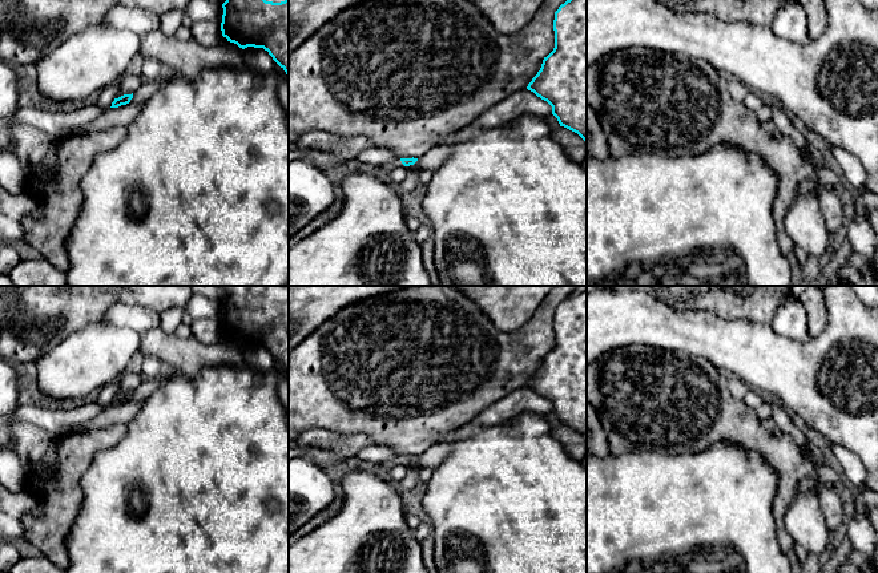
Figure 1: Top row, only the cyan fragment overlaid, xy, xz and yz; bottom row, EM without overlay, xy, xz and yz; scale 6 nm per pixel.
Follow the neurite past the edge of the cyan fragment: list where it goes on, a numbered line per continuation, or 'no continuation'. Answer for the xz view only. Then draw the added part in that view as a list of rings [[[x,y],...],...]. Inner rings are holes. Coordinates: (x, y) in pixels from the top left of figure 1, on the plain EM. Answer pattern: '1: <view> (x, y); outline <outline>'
1: xz (391, 463); outline [[[394,457],[382,463],[378,463],[378,465],[383,469],[390,471],[391,468],[394,468],[395,465],[403,463],[400,457]]]

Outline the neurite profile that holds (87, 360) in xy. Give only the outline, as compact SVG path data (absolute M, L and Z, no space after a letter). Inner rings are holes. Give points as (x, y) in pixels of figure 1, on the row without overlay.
M90 324L53 347L35 362L40 391L55 399L84 399L120 379L140 348L141 335L132 328Z

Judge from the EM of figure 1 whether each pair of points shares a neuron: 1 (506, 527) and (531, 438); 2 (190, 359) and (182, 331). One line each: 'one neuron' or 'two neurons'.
1: one neuron
2: two neurons

